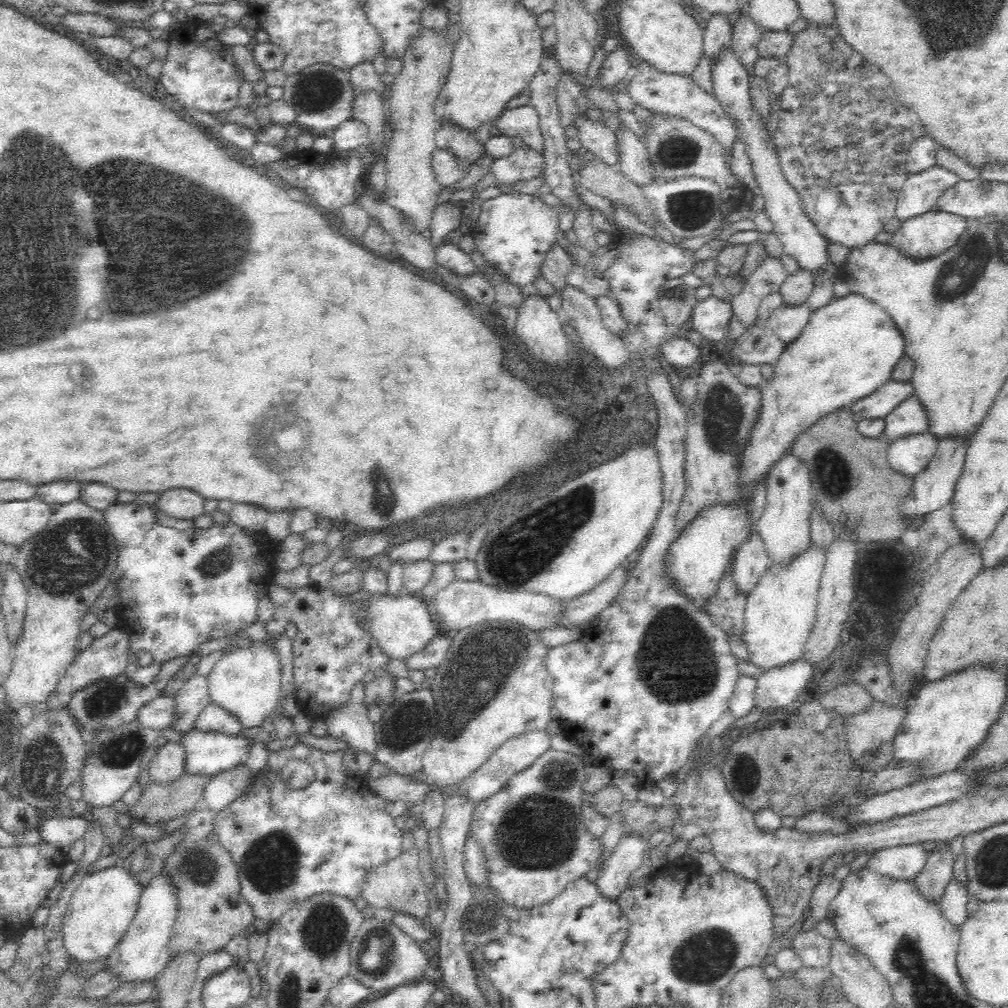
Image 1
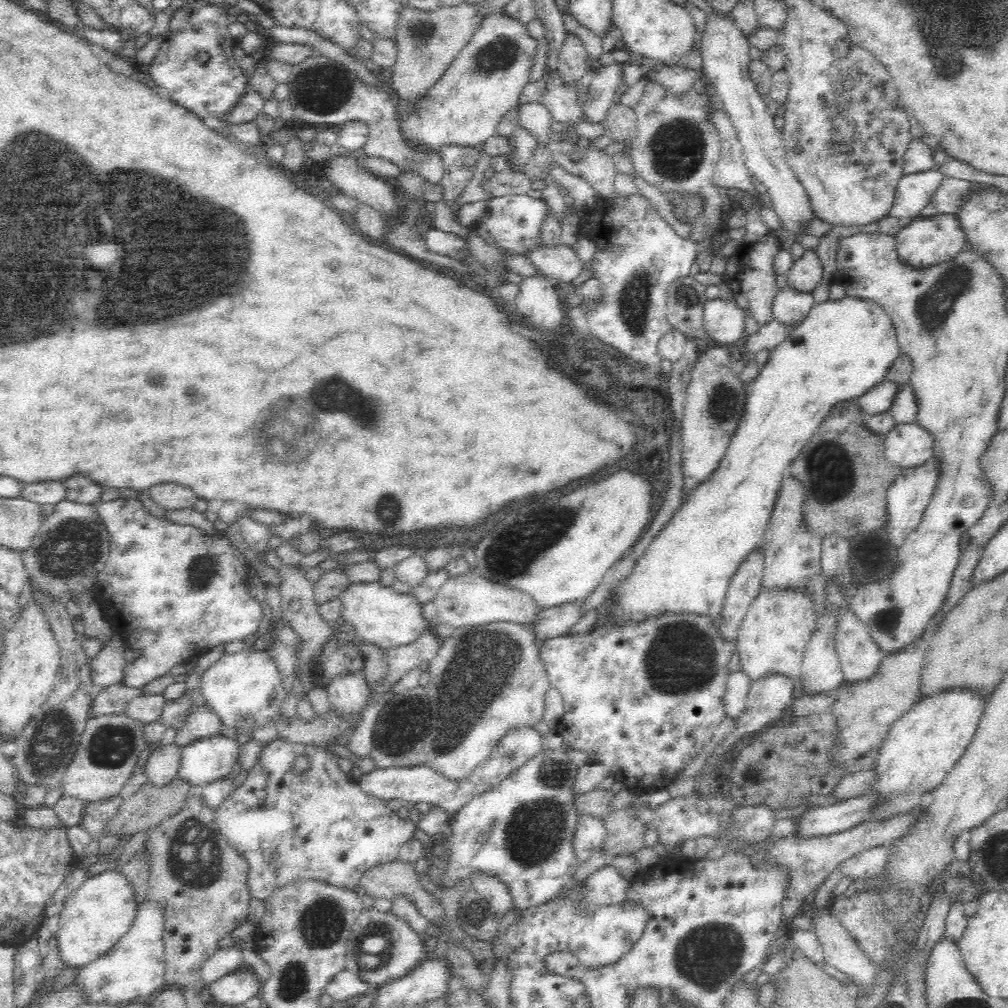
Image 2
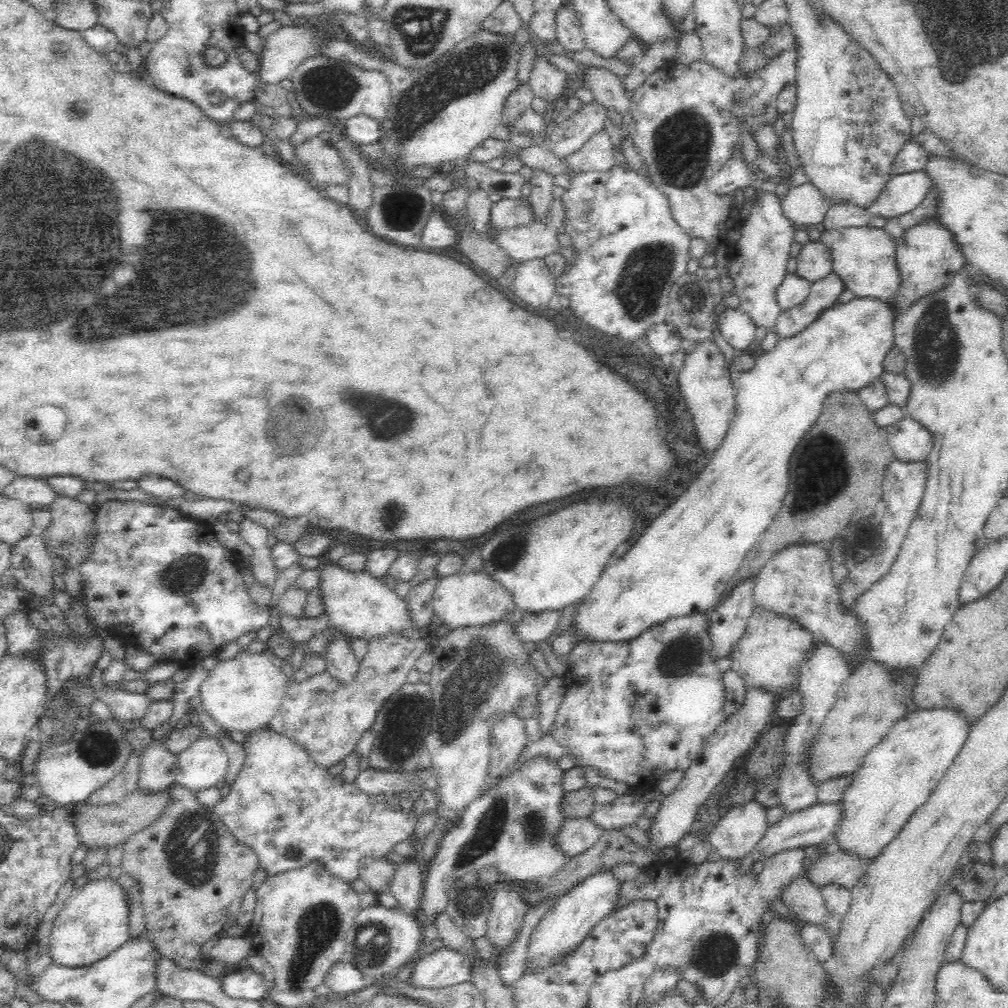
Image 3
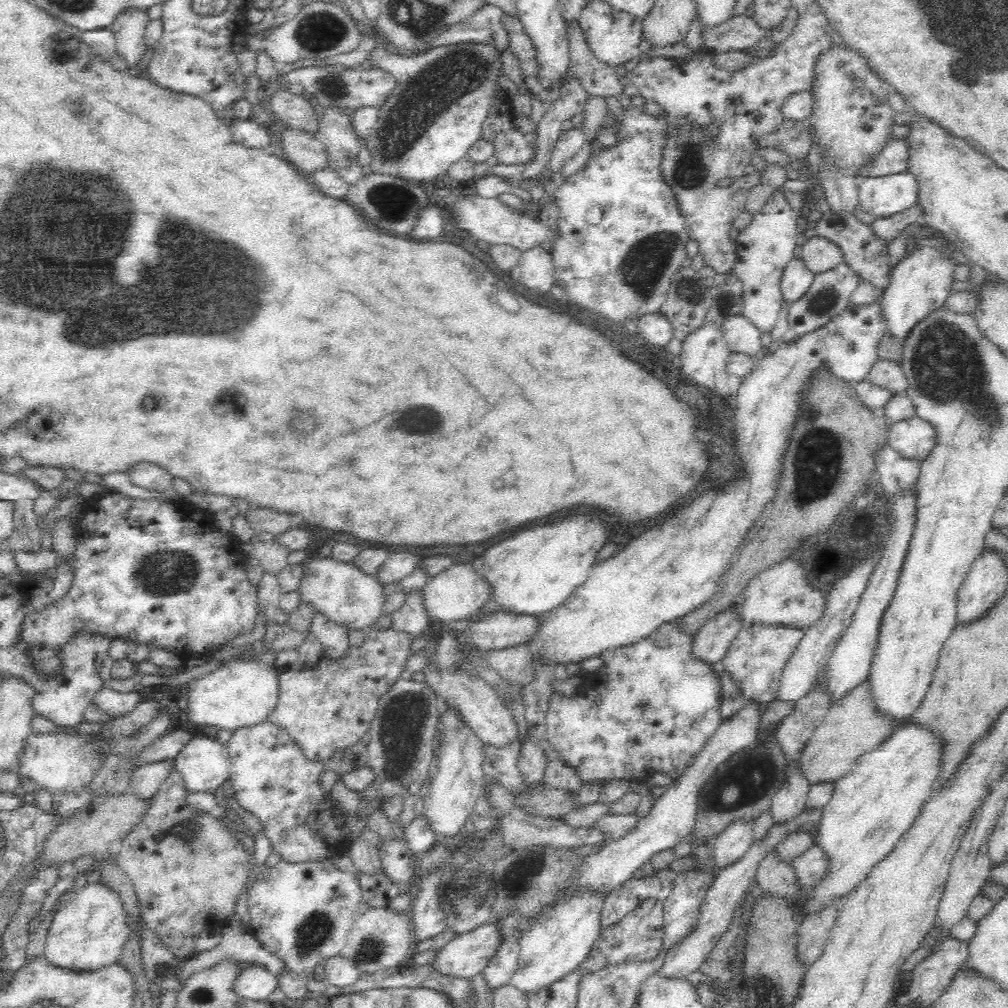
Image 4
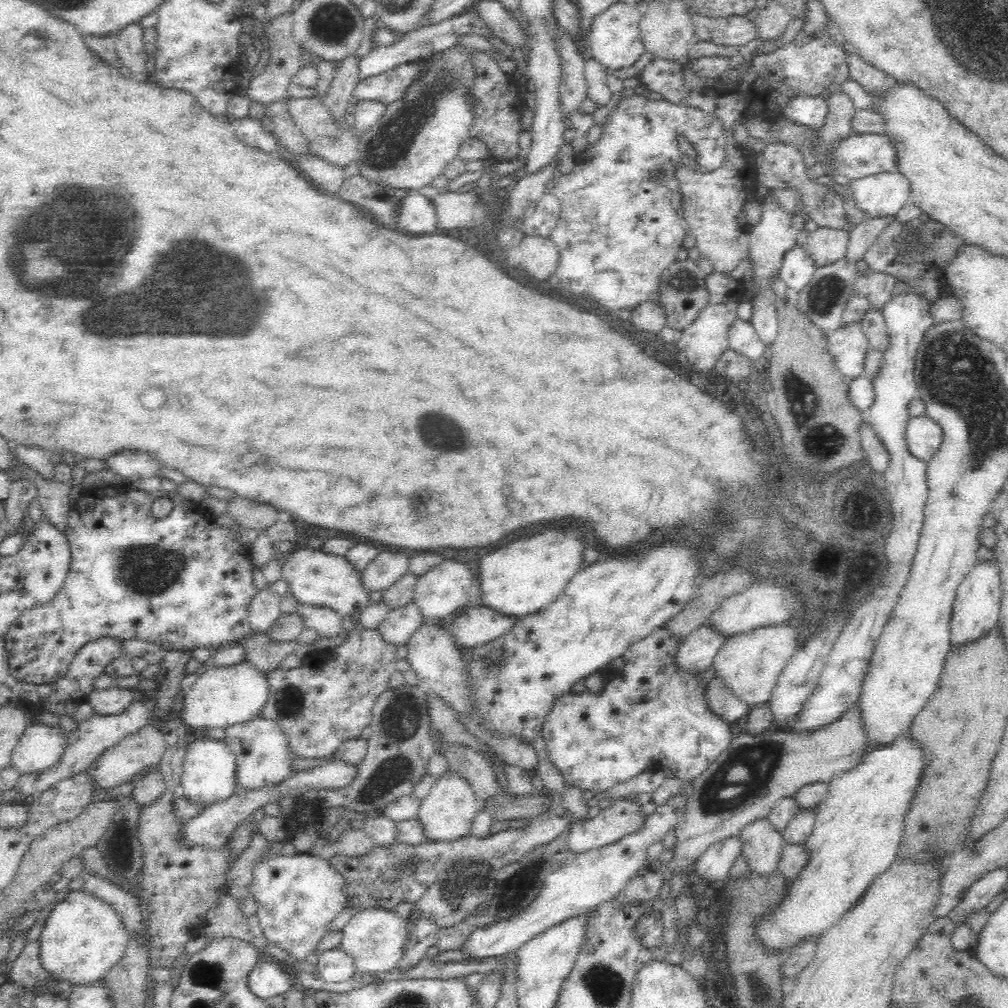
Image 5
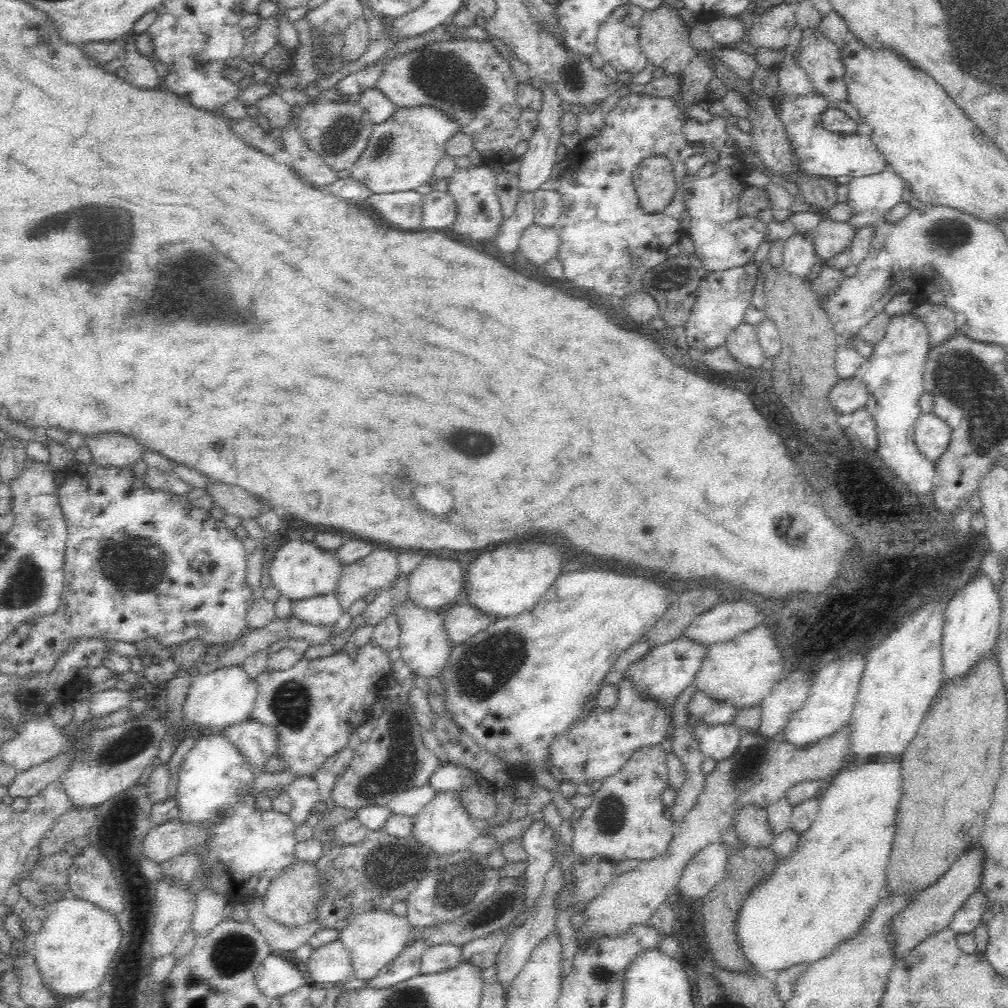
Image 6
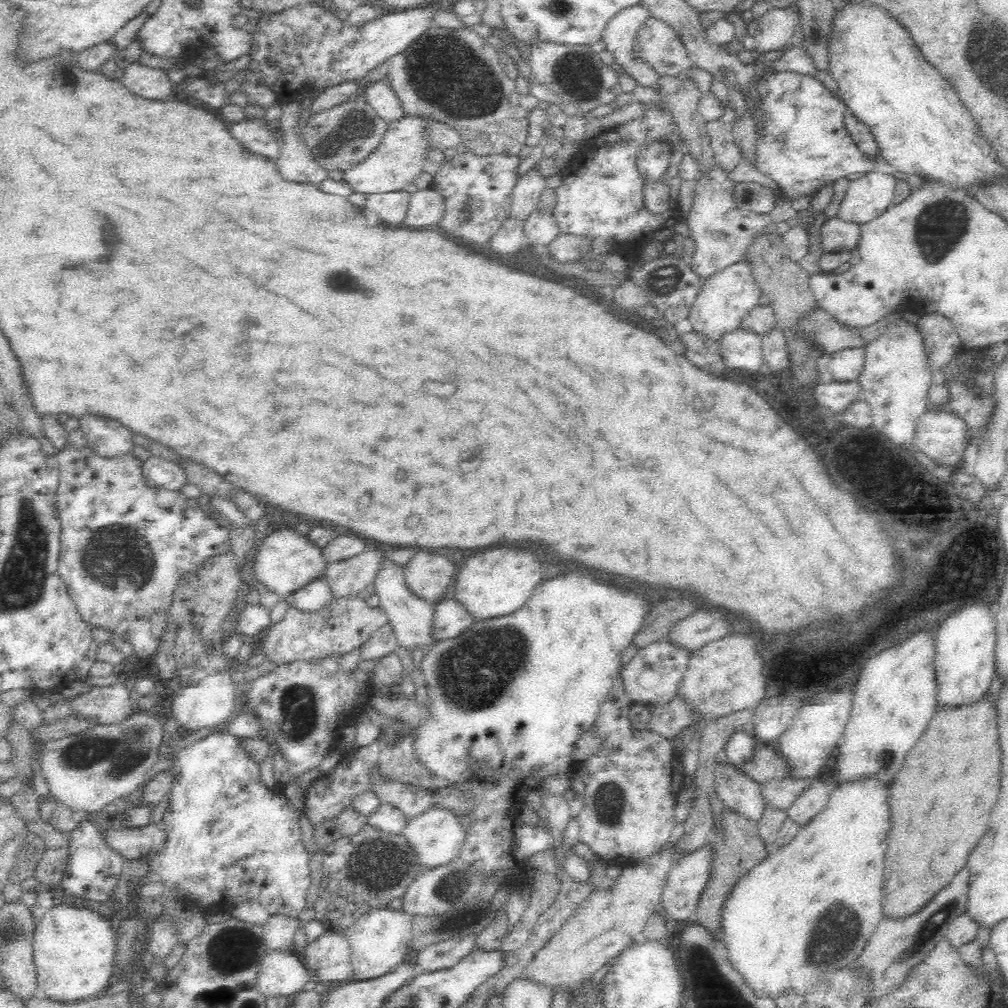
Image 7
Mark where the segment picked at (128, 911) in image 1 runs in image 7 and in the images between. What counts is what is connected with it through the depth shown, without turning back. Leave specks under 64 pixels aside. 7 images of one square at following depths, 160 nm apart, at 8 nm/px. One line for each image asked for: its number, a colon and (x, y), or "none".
2: (96, 915)
3: (92, 924)
4: (88, 933)
5: (82, 938)
6: (73, 950)
7: (74, 949)

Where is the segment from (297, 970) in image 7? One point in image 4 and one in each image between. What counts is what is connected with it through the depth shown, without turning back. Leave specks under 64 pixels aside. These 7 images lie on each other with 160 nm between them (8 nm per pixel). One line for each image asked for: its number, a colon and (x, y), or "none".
4: (256, 982)
5: (267, 979)
6: (277, 976)

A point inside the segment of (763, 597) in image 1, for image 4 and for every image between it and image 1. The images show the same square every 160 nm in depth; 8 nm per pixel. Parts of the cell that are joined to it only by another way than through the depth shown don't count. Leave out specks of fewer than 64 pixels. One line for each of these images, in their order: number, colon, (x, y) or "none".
2: (779, 625)
3: (766, 656)
4: (755, 659)

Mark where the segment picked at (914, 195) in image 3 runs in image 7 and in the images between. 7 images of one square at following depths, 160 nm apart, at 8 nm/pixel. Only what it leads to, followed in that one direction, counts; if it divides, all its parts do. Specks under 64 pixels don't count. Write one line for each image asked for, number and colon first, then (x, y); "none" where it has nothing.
4: (881, 196)
5: (883, 194)
6: (869, 197)
7: (867, 197)

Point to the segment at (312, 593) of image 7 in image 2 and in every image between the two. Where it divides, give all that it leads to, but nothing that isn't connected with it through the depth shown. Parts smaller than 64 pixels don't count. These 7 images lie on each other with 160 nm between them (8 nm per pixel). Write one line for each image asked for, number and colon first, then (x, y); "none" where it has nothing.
2: (346, 691)
3: (341, 663)
4: (333, 637)
5: (326, 621)
6: (321, 608)

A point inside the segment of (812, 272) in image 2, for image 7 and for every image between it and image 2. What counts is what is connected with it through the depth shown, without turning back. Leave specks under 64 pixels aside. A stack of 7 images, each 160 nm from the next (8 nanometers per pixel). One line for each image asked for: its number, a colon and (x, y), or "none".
3: (814, 261)
4: (821, 254)
5: (825, 244)
6: (830, 236)
7: (836, 234)

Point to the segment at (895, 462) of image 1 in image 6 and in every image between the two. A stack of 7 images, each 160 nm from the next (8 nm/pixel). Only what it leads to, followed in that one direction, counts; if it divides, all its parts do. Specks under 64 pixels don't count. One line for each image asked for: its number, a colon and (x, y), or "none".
2: (907, 444)
3: (910, 441)
4: (914, 438)
5: (924, 436)
6: (933, 436)

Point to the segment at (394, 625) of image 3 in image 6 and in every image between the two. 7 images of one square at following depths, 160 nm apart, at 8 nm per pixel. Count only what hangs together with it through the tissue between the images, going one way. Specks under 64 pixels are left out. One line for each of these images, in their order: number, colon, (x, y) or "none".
4: (339, 589)
5: (312, 576)
6: (298, 568)

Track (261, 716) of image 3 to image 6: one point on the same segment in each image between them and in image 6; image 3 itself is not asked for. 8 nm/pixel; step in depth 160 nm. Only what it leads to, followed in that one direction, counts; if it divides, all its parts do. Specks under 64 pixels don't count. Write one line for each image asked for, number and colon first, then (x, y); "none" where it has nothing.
4: (240, 693)
5: (220, 697)
6: (223, 697)

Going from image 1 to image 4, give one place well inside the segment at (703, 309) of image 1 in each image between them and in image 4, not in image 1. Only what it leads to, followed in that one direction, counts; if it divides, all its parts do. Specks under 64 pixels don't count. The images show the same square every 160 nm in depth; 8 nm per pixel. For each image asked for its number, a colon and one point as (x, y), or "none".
2: (725, 322)
3: (737, 328)
4: (742, 336)

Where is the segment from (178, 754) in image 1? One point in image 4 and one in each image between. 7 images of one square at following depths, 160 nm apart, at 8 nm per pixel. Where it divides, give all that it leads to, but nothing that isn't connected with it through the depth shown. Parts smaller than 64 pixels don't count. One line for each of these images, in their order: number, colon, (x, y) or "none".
2: (162, 766)
3: (156, 773)
4: (144, 783)

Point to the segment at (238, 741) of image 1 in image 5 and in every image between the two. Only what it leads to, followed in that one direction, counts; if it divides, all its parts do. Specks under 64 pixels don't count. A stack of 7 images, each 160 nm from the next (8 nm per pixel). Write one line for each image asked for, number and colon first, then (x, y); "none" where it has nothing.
2: (210, 759)
3: (203, 764)
4: (204, 764)
5: (209, 774)

